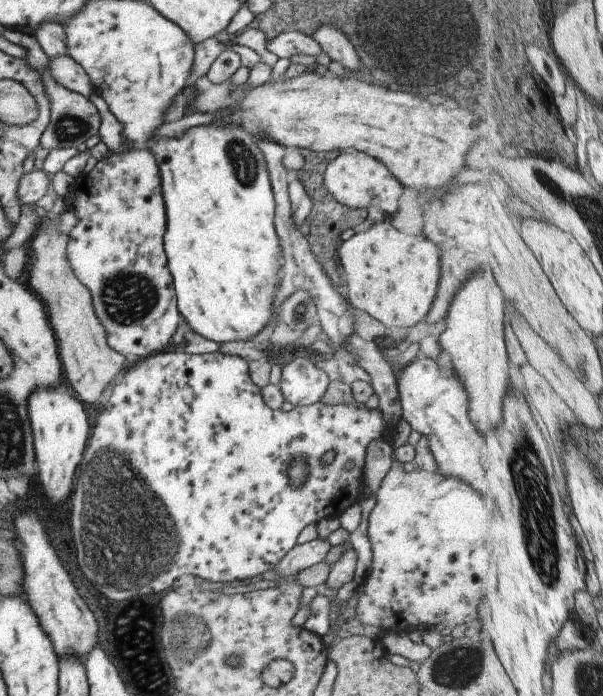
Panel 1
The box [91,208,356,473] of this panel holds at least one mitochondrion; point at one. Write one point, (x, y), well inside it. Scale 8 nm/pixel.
(127, 297)

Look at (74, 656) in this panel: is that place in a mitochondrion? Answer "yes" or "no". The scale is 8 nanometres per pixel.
no

